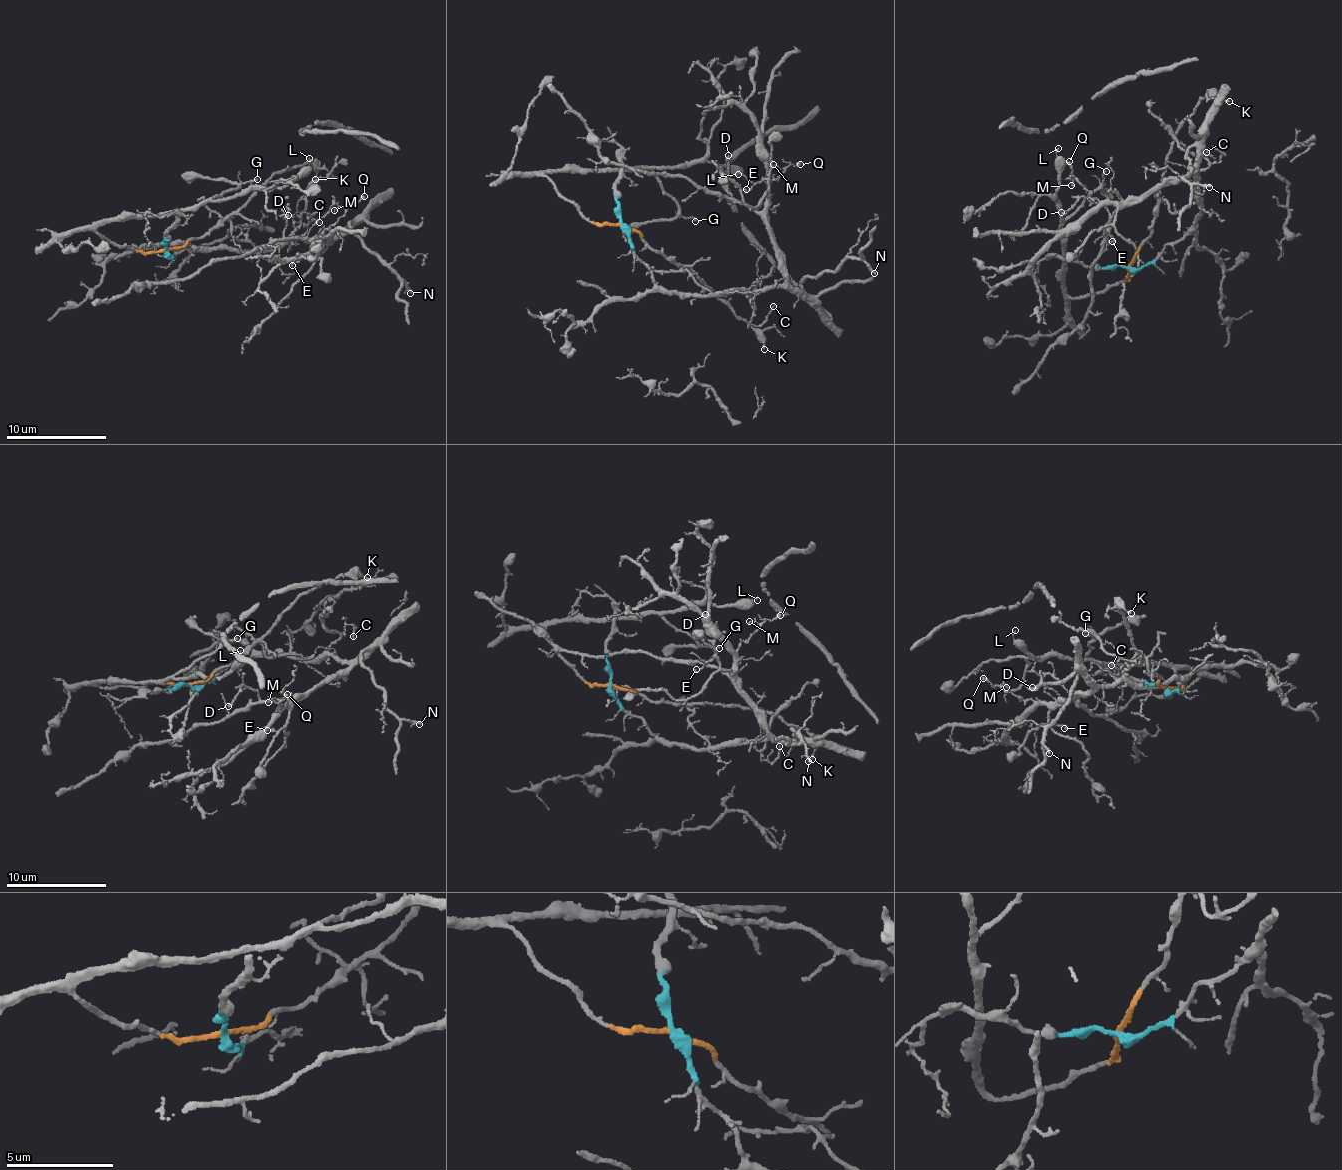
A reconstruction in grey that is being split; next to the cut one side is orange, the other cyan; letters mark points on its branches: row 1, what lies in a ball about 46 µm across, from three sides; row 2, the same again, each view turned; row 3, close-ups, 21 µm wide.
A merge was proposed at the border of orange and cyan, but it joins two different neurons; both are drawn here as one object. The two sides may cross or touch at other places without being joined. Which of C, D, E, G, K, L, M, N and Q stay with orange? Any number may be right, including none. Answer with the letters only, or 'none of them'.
G, K, L

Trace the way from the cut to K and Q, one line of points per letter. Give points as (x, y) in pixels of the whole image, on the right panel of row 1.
K: (1130, 267), (1132, 256), (1151, 234), (1172, 138), (1203, 99), (1212, 97), (1230, 100)
Q: (1130, 267), (1151, 264), (1192, 226), (1204, 204), (1196, 172), (1169, 177), (1136, 198), (1097, 200), (1068, 160)

